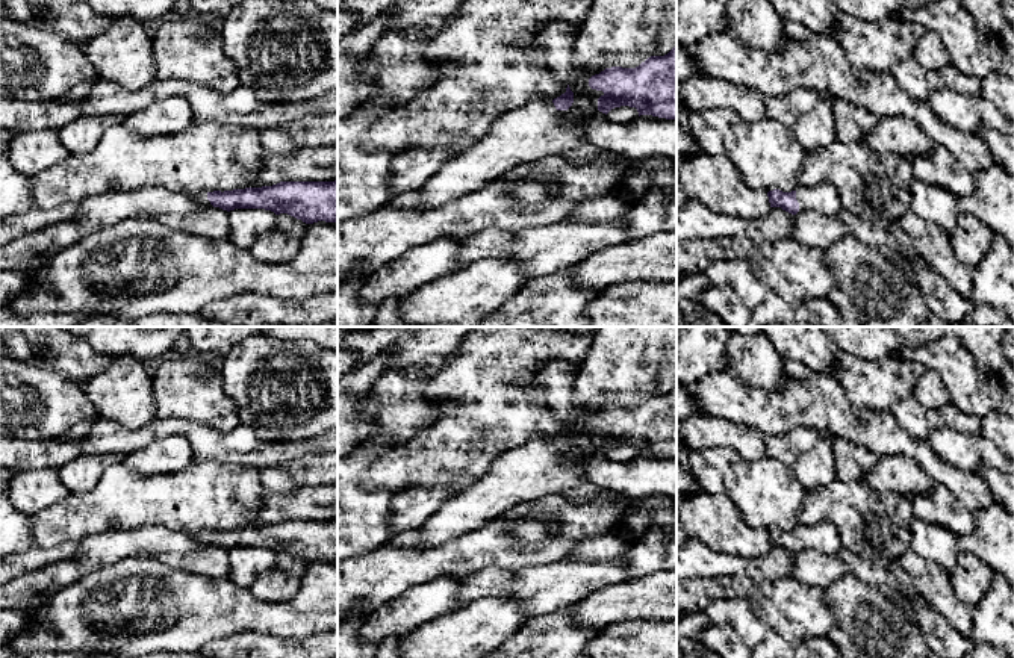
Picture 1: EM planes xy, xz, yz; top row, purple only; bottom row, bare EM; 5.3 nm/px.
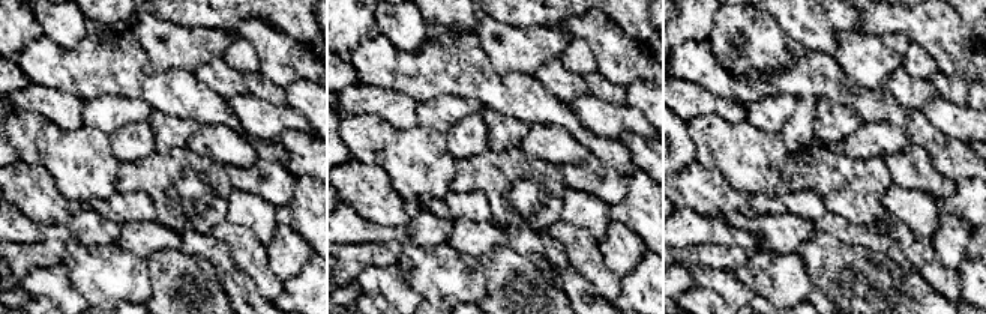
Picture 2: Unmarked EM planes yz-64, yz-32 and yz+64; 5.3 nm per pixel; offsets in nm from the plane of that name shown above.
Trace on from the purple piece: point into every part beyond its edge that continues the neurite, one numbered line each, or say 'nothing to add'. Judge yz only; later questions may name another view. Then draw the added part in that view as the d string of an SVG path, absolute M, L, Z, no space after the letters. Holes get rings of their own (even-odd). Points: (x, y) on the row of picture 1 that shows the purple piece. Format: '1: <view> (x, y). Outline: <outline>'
1: yz (824, 198). Outline: M798 185L795 191L799 210L817 210L826 216L838 216L843 209L841 200L831 185L811 188Z

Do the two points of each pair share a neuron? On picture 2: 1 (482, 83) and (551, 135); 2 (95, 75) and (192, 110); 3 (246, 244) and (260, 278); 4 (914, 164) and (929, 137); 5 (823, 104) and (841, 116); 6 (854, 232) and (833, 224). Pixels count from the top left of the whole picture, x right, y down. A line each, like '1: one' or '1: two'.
1: two
2: one
3: one
4: two
5: one
6: one

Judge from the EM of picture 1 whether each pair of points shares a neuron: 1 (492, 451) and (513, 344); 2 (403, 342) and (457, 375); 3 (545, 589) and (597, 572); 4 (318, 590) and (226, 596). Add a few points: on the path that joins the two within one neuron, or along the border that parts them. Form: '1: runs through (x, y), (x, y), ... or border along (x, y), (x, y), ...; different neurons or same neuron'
1: runs through (492, 424), (492, 371); same neuron
2: border along (462, 347), (447, 356), (433, 371); different neurons
3: runs through (557, 584), (584, 577); same neuron
4: runs through (295, 611), (248, 613); same neuron

